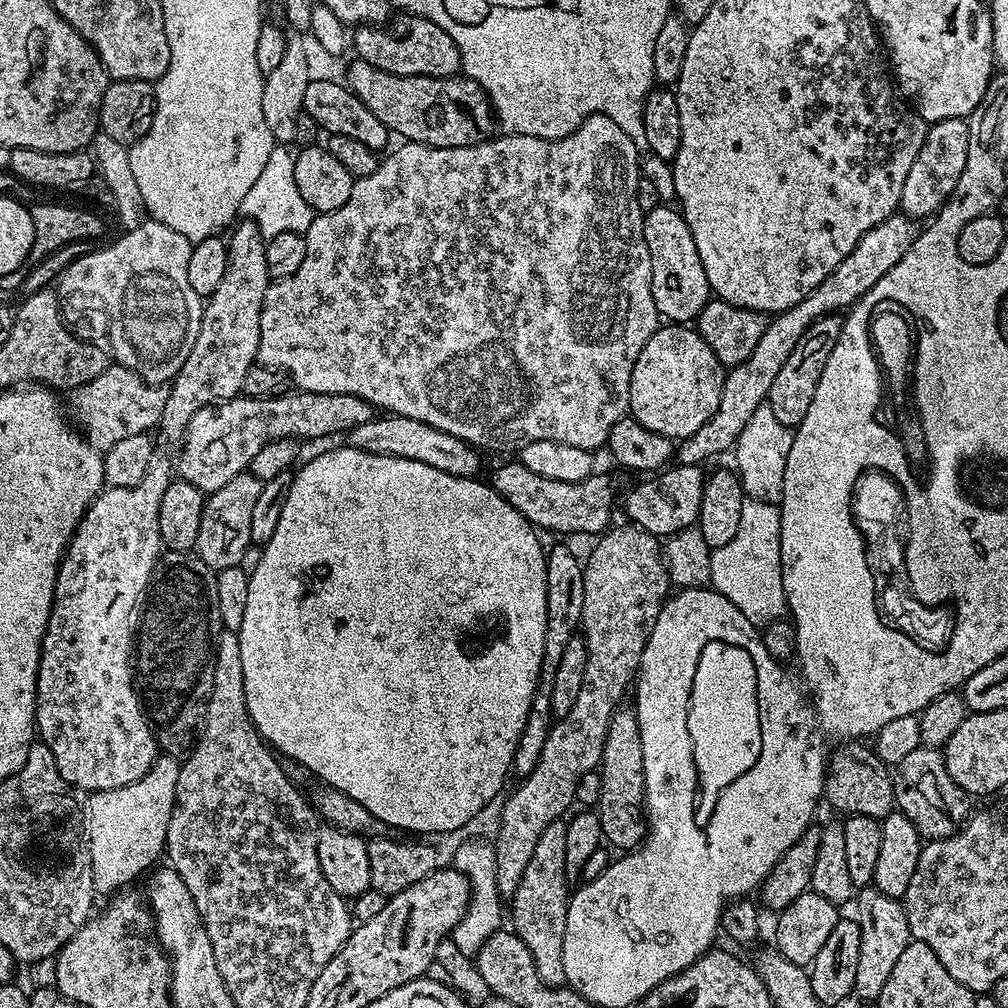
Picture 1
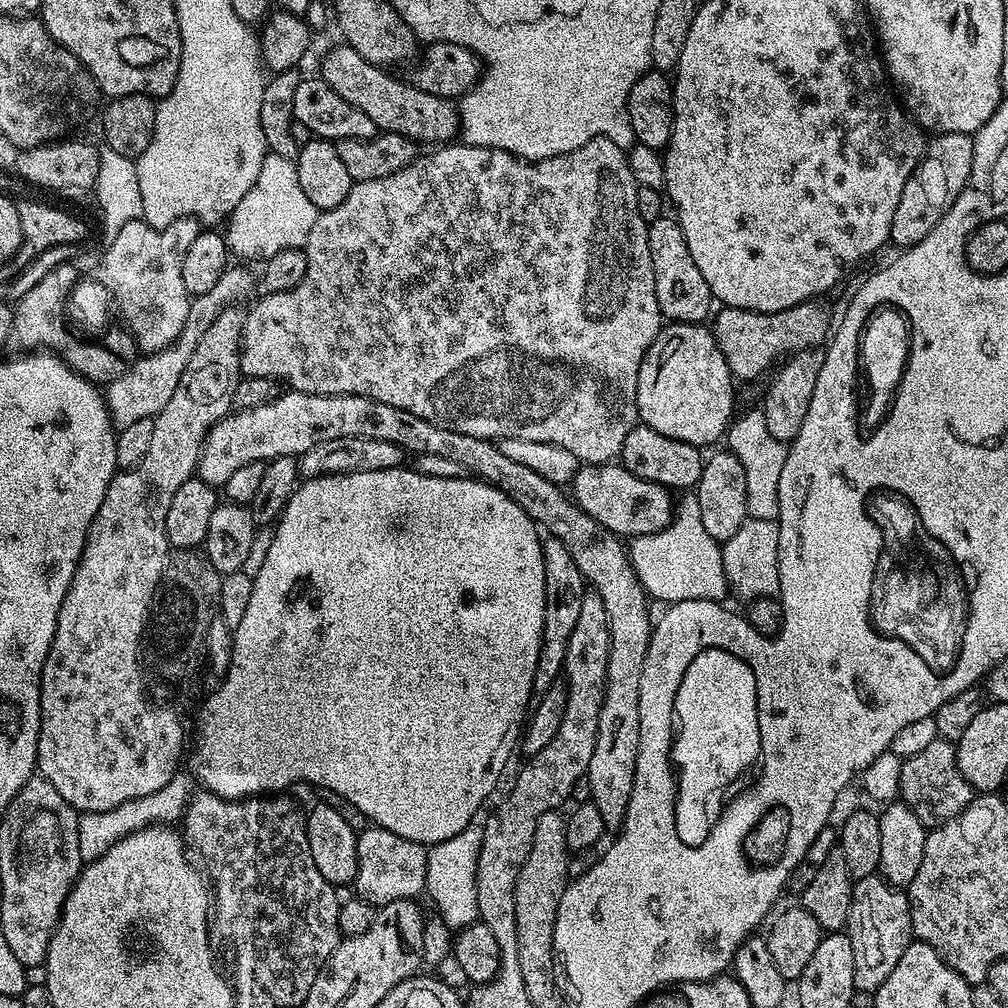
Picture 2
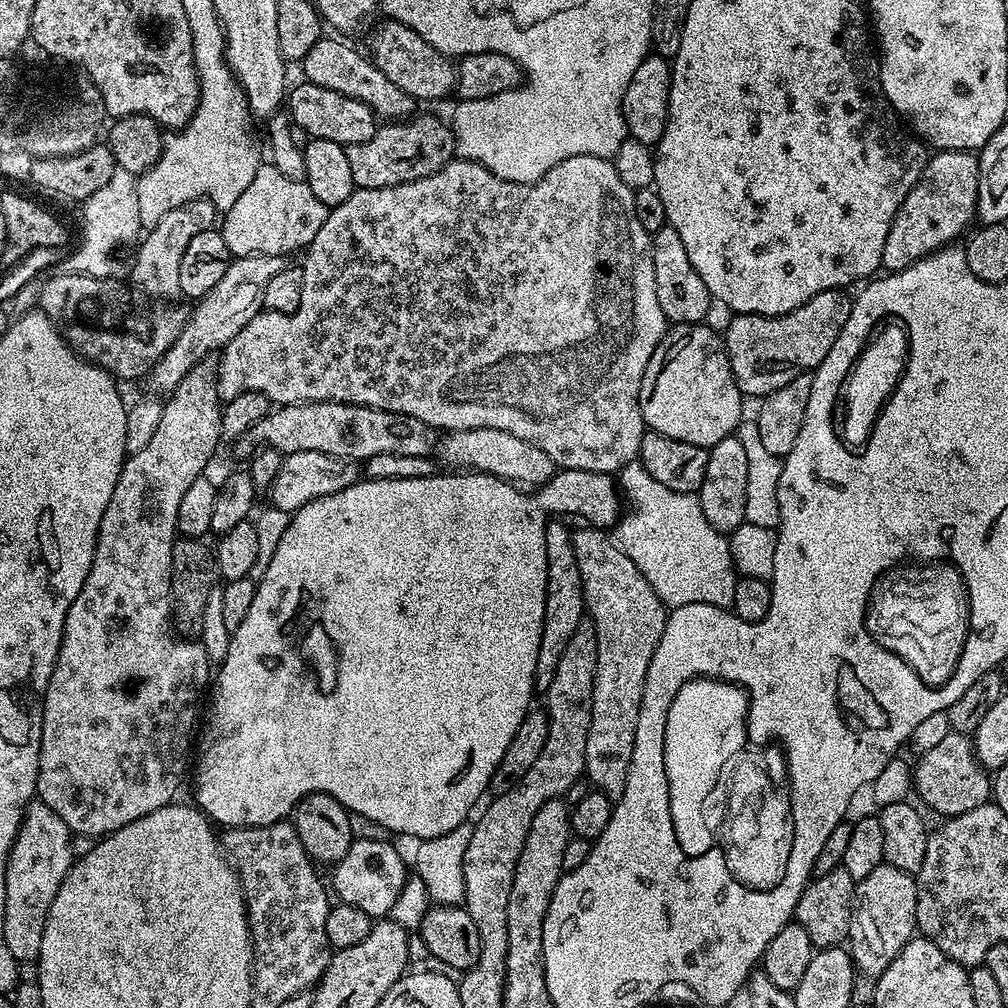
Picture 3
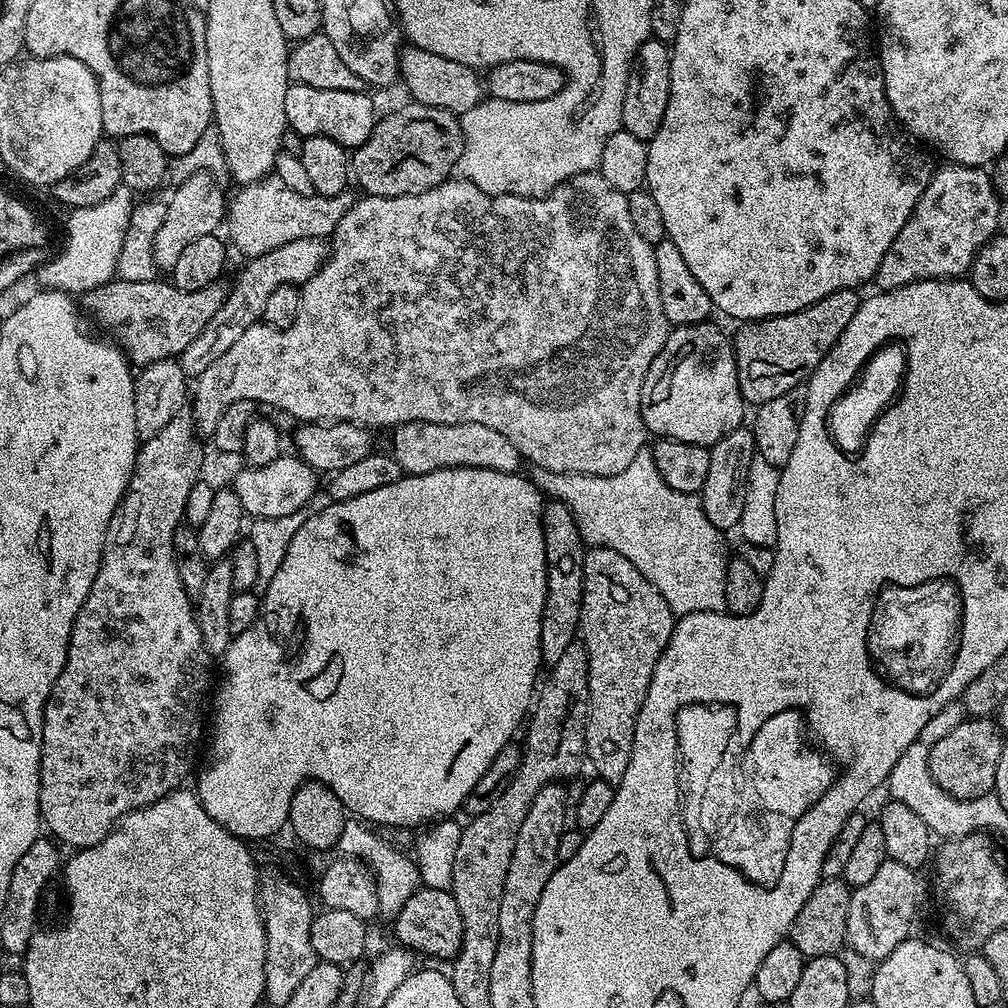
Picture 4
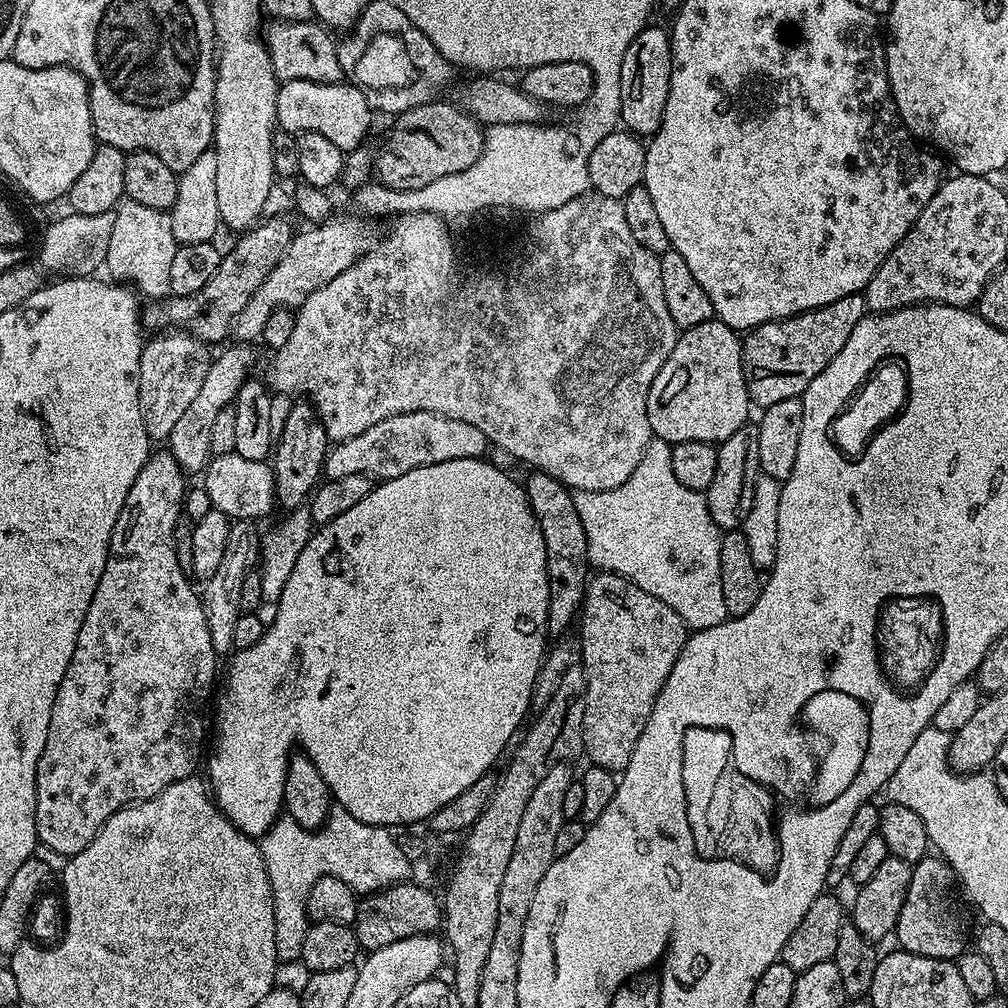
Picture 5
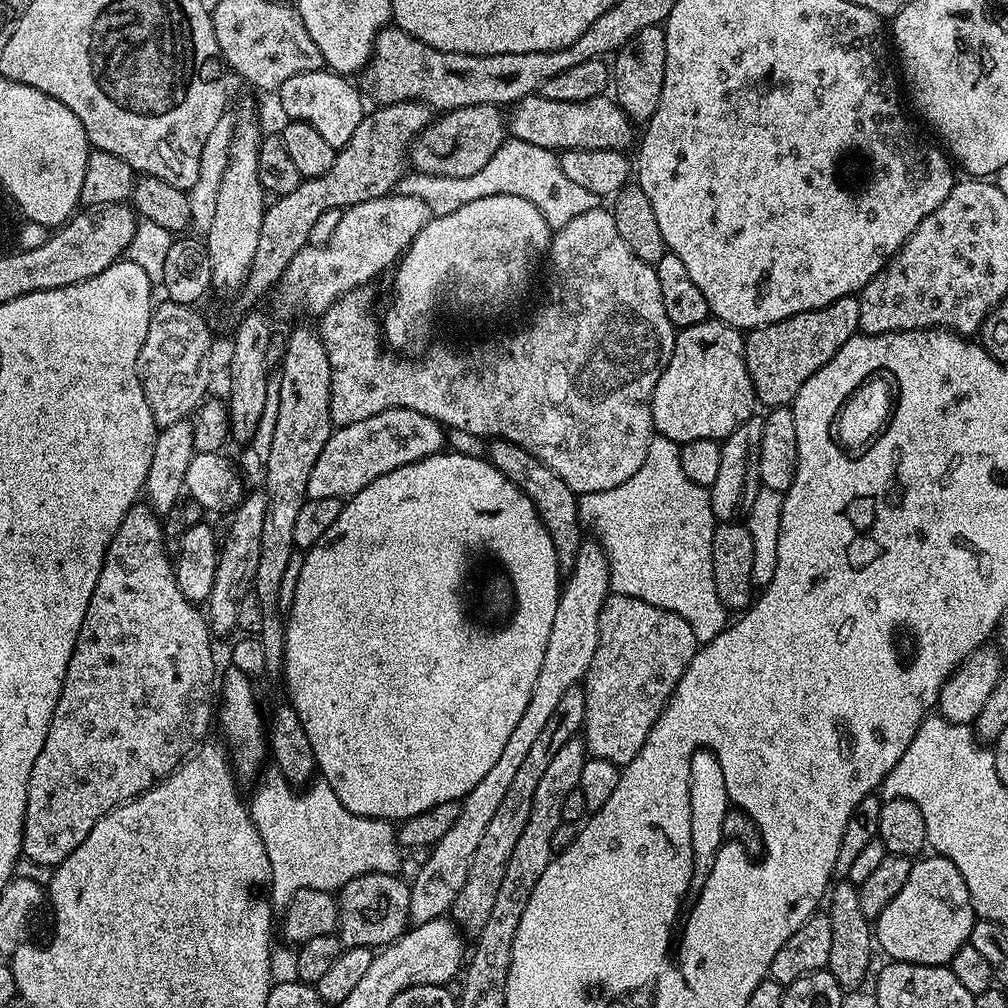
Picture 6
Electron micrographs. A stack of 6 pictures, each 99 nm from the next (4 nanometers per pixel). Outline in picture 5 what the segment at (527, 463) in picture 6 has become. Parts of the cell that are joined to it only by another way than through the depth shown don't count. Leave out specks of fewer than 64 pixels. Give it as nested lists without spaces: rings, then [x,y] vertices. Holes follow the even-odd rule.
[[[536,470],[523,481],[522,491],[526,497],[527,507],[532,509],[542,538],[546,542],[546,570],[550,590],[548,635],[556,638],[562,635],[571,624],[573,627],[584,602],[584,585],[590,579],[586,530],[582,530],[578,510],[574,510],[572,492],[562,481]]]

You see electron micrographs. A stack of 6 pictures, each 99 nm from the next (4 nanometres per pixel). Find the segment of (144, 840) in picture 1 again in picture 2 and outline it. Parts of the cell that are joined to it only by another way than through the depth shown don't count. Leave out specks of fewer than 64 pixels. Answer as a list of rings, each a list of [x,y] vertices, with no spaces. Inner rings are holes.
[[[177,770],[174,778],[170,778],[170,782],[162,786],[162,790],[154,790],[154,794],[146,794],[146,798],[134,798],[130,802],[122,802],[122,806],[114,806],[114,810],[83,813],[78,822],[78,850],[81,861],[97,860],[122,838],[143,828],[151,828],[153,824],[175,825],[188,809],[188,801],[194,790],[190,776],[189,780],[184,770]]]

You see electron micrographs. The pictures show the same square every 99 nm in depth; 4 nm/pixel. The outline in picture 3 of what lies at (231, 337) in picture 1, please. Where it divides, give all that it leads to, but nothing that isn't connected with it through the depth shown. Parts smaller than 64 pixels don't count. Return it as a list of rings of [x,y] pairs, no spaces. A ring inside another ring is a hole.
[[[215,359],[199,360],[178,382],[176,389],[163,401],[164,409],[162,418],[158,421],[158,430],[154,430],[154,438],[138,454],[128,456],[124,462],[124,469],[114,486],[114,494],[110,494],[110,506],[102,514],[102,522],[96,531],[96,549],[94,550],[94,562],[90,566],[90,574],[82,582],[82,590],[74,598],[74,602],[68,608],[62,642],[58,650],[58,658],[52,667],[52,673],[48,679],[48,685],[44,691],[44,713],[42,714],[42,738],[40,739],[40,761],[38,762],[38,778],[36,779],[36,796],[39,803],[50,806],[62,822],[76,836],[90,836],[103,838],[112,832],[116,832],[122,826],[142,818],[146,814],[154,814],[162,806],[173,803],[177,799],[176,791],[184,780],[184,771],[190,768],[190,752],[188,747],[193,747],[194,732],[192,727],[196,724],[196,704],[200,700],[200,691],[207,689],[210,684],[210,661],[204,649],[199,646],[175,645],[169,635],[174,629],[172,616],[172,548],[175,546],[178,533],[178,506],[190,490],[190,485],[205,475],[209,470],[208,463],[216,452],[216,447],[222,444],[220,434],[220,409],[222,401],[216,389]]]

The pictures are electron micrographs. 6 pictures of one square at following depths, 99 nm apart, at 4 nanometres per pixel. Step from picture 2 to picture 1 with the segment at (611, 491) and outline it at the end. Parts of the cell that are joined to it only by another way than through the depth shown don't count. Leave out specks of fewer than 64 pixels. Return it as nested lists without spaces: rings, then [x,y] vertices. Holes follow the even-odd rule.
[[[677,463],[675,466],[665,467],[659,474],[641,479],[644,481],[634,485],[624,500],[624,512],[632,519],[629,521],[643,532],[648,532],[657,538],[671,538],[677,532],[693,527],[700,519],[706,479],[704,470],[700,466]]]

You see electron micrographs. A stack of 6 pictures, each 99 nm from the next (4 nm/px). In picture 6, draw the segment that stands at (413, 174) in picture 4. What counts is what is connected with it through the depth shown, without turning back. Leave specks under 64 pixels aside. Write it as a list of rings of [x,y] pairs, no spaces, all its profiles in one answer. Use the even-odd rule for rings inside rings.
[[[495,104],[455,108],[437,117],[413,140],[410,149],[411,167],[416,167],[413,169],[425,176],[466,178],[470,174],[478,174],[478,170],[498,154],[505,142],[506,116]]]

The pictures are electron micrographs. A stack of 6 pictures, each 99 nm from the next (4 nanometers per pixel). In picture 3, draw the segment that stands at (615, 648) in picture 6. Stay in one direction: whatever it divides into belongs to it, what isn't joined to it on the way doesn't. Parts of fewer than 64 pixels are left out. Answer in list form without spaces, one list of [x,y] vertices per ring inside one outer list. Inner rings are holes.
[[[596,526],[575,529],[572,532],[572,545],[574,558],[578,558],[578,574],[582,574],[584,606],[592,623],[596,625],[596,677],[592,691],[592,721],[590,734],[586,738],[584,770],[591,787],[615,802],[622,798],[626,790],[626,774],[630,758],[634,754],[636,723],[642,706],[646,670],[650,670],[650,658],[654,658],[654,650],[658,650],[662,630],[668,621],[668,612],[658,594],[654,594],[654,586],[650,586],[638,566],[634,566],[634,562],[630,562],[630,558],[622,554],[622,550],[607,531]]]

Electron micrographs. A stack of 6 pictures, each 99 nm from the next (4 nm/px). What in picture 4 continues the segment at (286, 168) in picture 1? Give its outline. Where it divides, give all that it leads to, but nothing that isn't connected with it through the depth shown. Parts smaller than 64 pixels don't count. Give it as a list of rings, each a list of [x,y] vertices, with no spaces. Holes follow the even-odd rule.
[[[270,174],[257,183],[241,187],[236,198],[231,199],[226,216],[226,228],[233,244],[246,258],[261,256],[285,245],[297,238],[331,237],[342,215],[355,204],[356,194],[353,189],[343,191],[342,194],[330,196],[302,195],[298,191],[290,190],[286,182],[282,182],[276,175]]]

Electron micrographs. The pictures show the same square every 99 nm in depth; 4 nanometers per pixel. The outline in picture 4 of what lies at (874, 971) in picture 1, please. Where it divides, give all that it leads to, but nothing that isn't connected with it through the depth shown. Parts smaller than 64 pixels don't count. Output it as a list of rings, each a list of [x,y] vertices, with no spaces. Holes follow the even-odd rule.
[[[887,859],[874,873],[874,878],[863,886],[852,889],[850,914],[846,918],[846,944],[863,958],[879,962],[913,935],[912,919],[916,916],[916,903],[920,900],[920,880],[915,871],[902,862]]]

